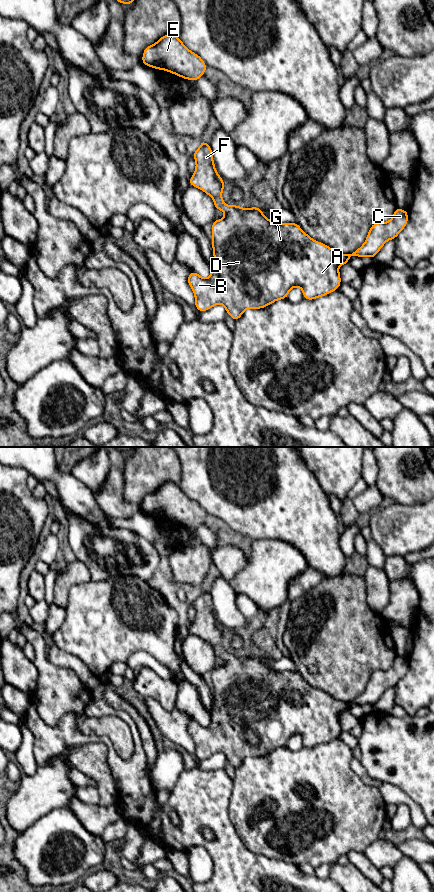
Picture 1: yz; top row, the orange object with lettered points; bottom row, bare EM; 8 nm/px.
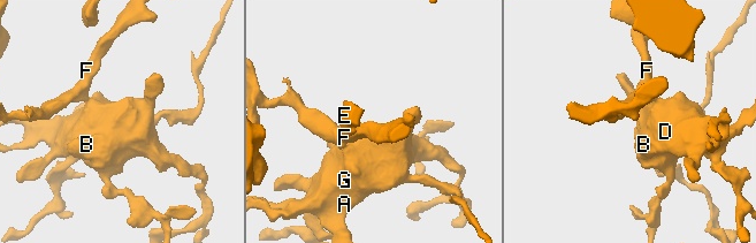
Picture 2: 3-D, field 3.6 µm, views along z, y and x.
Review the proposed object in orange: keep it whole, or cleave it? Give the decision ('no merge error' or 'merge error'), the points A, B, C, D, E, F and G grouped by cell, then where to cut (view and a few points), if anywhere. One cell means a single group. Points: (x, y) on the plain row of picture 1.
no merge error | A B C D E F G | no cut

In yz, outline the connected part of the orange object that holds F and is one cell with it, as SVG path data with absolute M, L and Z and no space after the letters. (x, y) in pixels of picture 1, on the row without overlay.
M204 588L194 600L196 616L189 632L213 646L215 657L222 658L225 665L212 671L212 695L215 710L211 724L202 726L192 719L188 732L195 744L195 755L206 759L222 752L226 761L237 769L245 758L261 757L273 750L285 747L290 738L300 735L303 746L313 748L337 738L341 732L340 713L348 712L351 704L374 706L383 693L395 687L408 671L408 660L396 656L388 670L374 671L364 692L349 702L338 701L326 692L312 687L297 671L277 671L269 668L258 655L241 656L226 653L222 647L224 629L215 617L211 594Z

